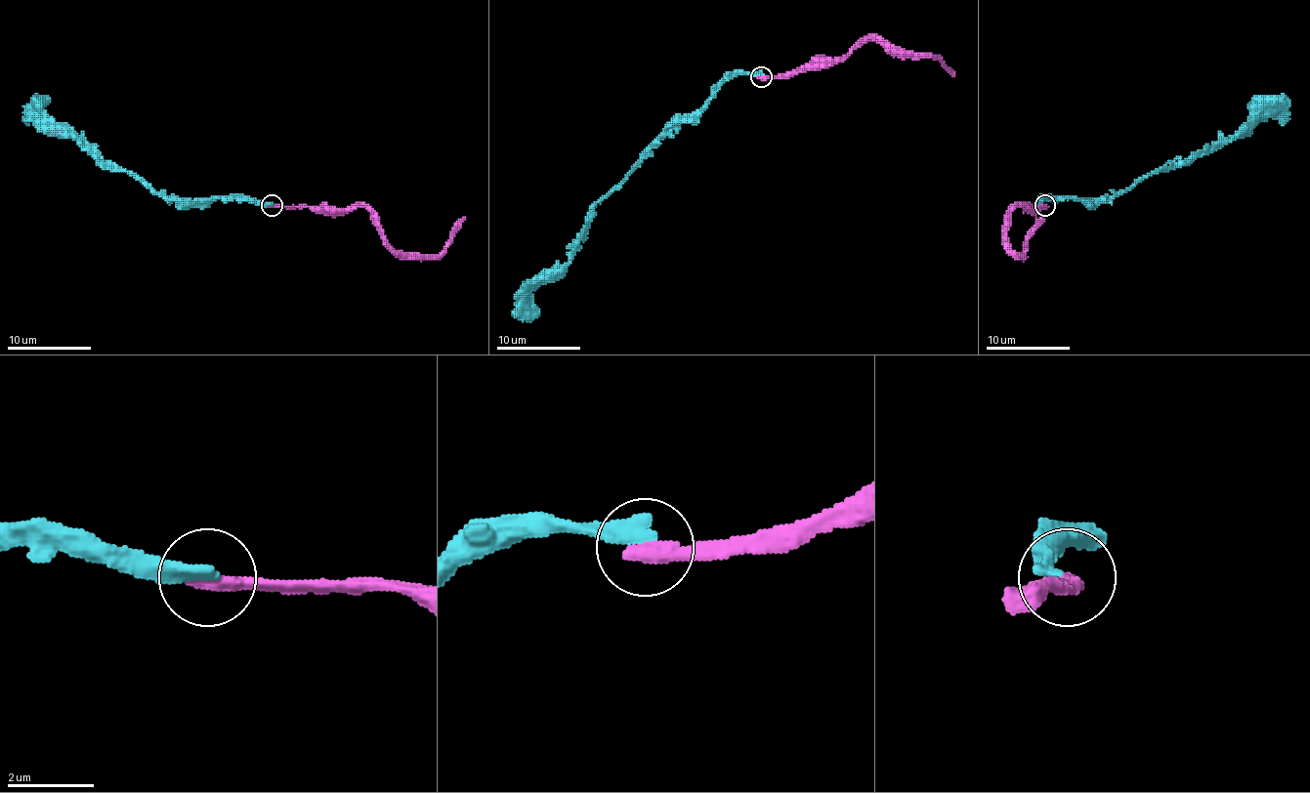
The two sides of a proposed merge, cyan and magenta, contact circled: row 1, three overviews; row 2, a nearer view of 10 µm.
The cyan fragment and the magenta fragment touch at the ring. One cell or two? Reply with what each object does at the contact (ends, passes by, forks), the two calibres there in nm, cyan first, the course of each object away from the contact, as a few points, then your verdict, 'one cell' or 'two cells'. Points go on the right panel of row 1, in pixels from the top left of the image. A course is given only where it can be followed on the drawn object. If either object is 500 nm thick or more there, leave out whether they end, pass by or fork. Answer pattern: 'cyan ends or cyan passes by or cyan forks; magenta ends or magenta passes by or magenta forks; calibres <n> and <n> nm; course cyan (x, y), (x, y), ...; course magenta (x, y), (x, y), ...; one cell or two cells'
cyan ends; magenta ends; calibres 380 and 400 nm; course cyan (1044, 204), (1042, 200), (1114, 198), (1154, 171), (1185, 165), (1225, 144), (1262, 108), (1281, 108), (1289, 100); course magenta (1044, 204), (1032, 209), (1015, 207), (1006, 244), (1017, 255), (1023, 255), (1030, 231), (1044, 217); two cells

